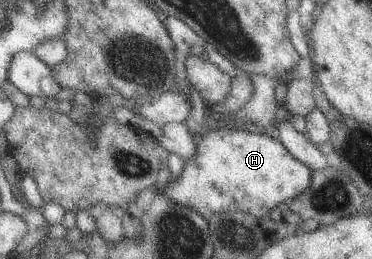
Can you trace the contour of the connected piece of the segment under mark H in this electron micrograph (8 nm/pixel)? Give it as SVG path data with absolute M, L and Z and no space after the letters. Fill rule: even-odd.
M220 126L219 129L203 134L200 140L196 141L196 152L193 158L185 161L182 173L176 182L170 181L161 188L161 195L176 204L186 206L204 218L232 211L242 211L255 217L263 217L279 204L290 204L298 198L310 186L312 173L311 168L298 162L279 139L259 133L254 134L248 130Z

